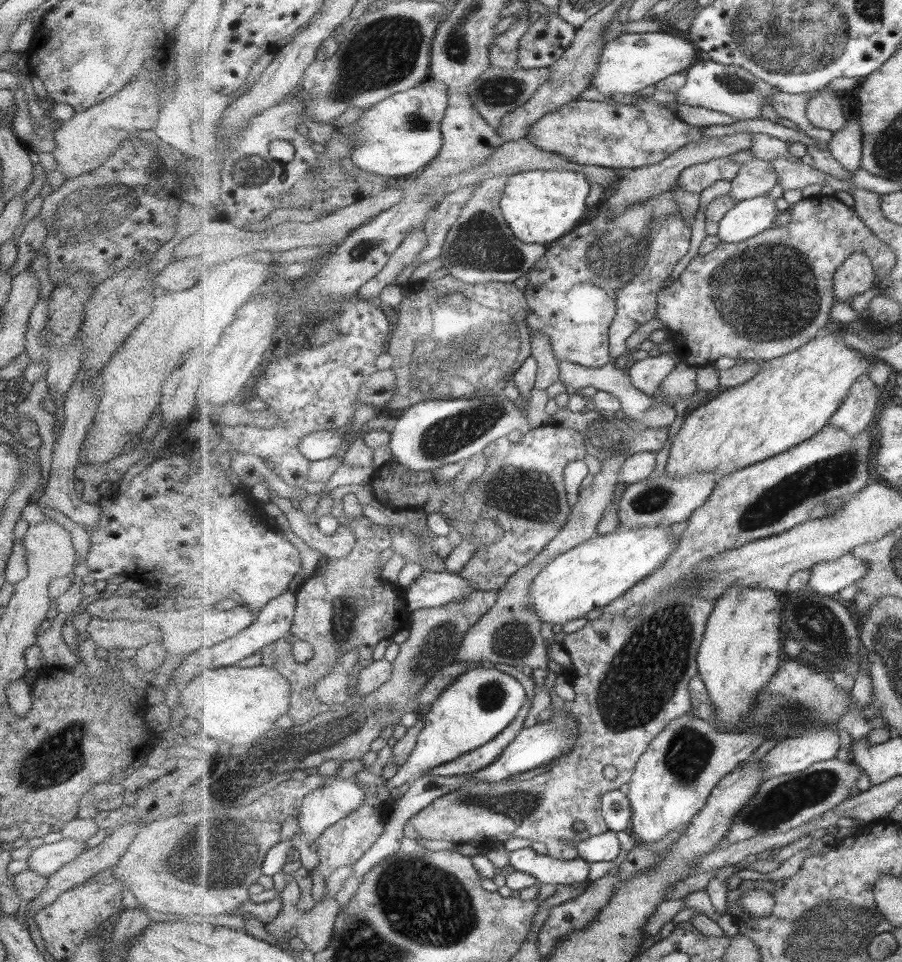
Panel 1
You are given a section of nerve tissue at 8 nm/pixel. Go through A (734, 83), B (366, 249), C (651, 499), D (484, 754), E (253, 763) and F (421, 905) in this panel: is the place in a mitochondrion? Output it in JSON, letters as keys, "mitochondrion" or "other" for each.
{"A":"mitochondrion","B":"mitochondrion","C":"mitochondrion","D":"other","E":"mitochondrion","F":"mitochondrion"}

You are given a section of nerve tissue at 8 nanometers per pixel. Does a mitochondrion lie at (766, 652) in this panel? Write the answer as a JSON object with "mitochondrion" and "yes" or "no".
{"mitochondrion":"no"}

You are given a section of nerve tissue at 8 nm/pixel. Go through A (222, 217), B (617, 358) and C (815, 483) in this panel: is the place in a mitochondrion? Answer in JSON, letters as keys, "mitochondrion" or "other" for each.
{"A":"other","B":"other","C":"mitochondrion"}

